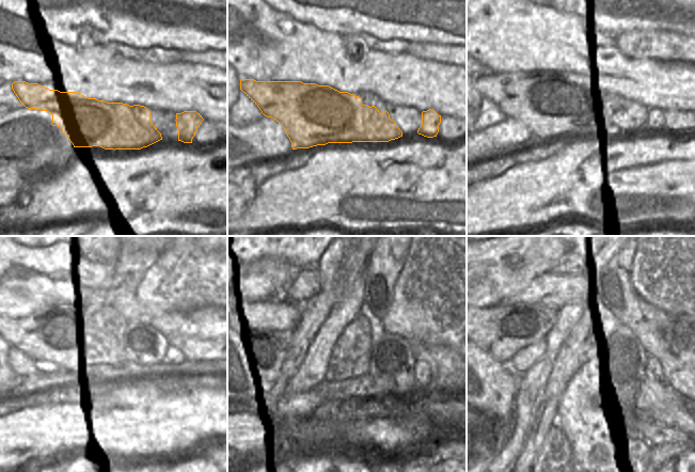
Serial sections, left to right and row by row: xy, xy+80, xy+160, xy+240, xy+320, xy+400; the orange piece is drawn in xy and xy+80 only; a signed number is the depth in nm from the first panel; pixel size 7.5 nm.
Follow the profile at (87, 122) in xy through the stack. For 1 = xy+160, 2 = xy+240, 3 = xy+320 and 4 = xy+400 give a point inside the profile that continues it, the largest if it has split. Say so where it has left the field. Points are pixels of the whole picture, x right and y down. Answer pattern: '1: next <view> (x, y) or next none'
1: next xy+160 (548, 104)
2: next xy+240 (79, 335)
3: next xy+320 (269, 328)
4: next xy+400 (503, 330)

